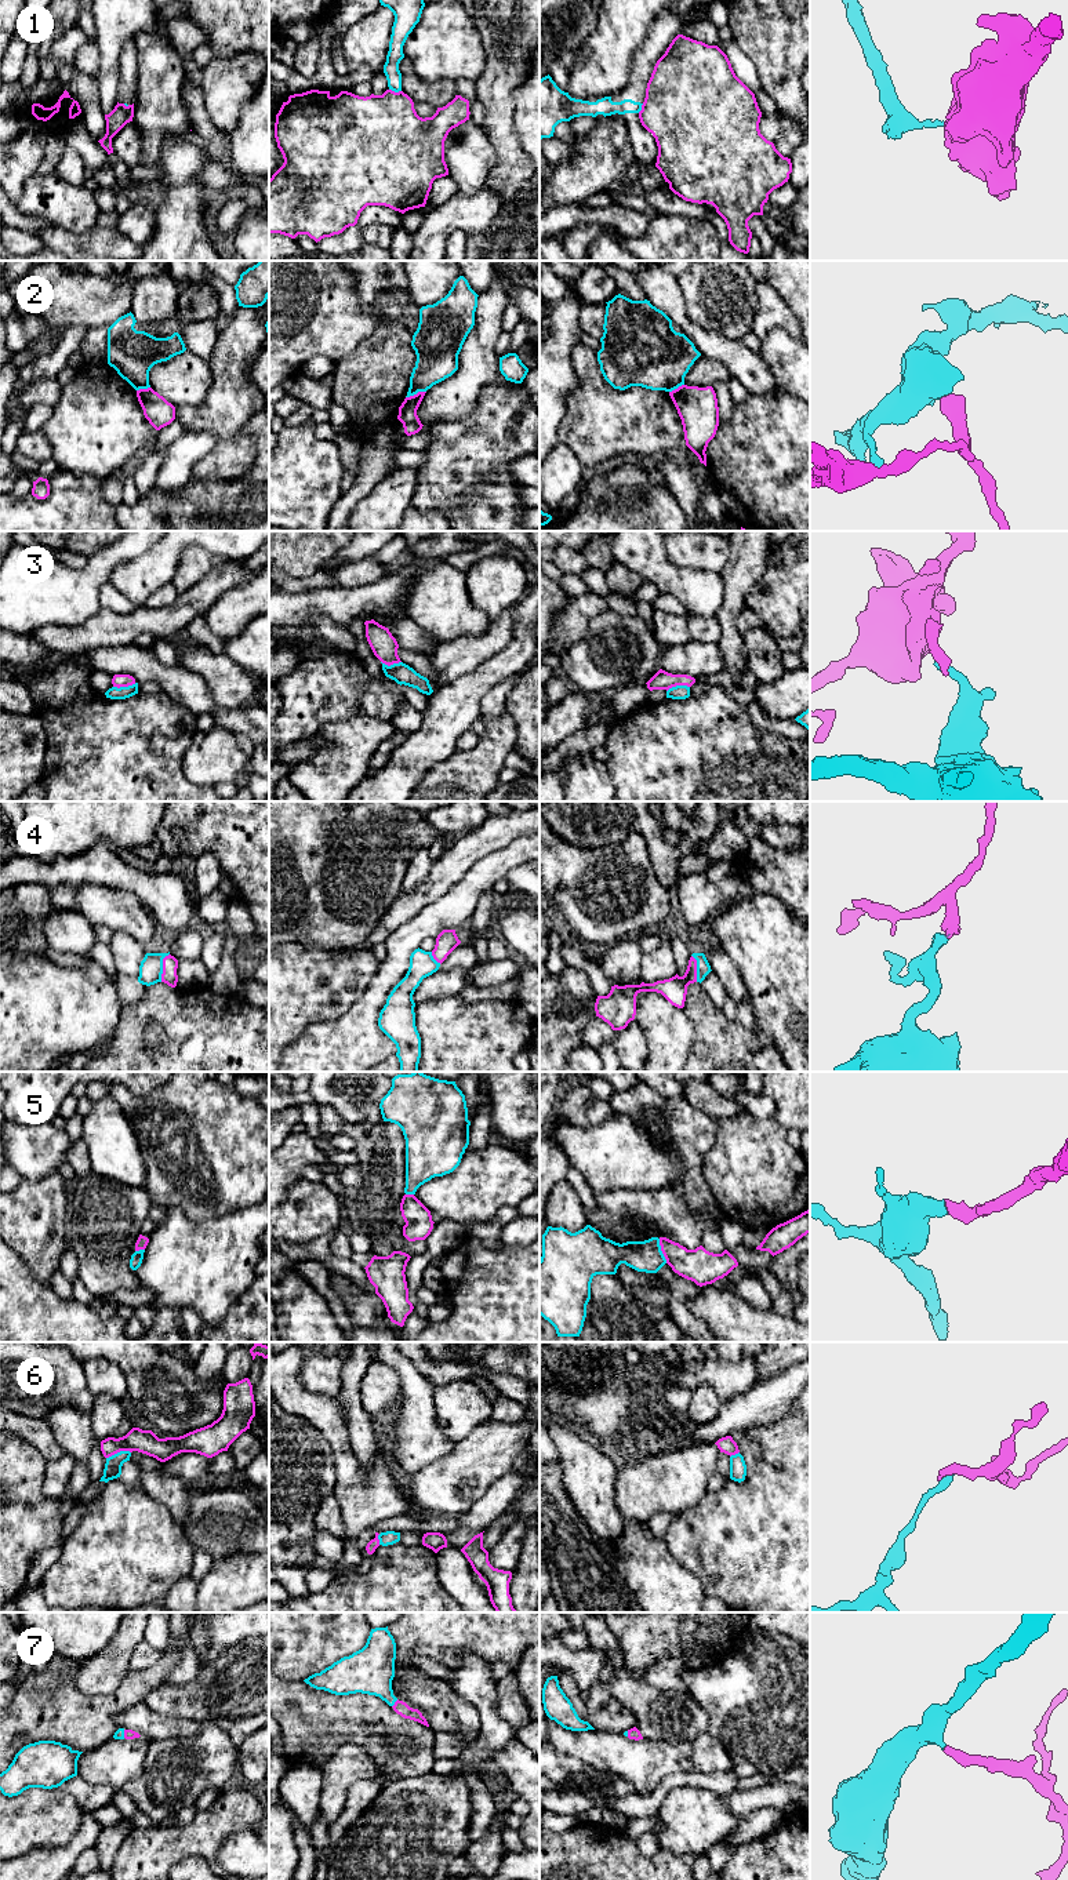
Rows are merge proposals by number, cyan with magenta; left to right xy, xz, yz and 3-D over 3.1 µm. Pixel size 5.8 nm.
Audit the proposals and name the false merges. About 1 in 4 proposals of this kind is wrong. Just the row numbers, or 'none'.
1, 2, 3, 6

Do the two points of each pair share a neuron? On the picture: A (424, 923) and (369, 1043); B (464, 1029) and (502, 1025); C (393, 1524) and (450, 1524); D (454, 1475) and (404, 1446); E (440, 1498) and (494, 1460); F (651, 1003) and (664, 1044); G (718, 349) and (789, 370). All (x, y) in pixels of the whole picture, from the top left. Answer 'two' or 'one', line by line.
A: one
B: one
C: one
D: two
E: one
F: one
G: two

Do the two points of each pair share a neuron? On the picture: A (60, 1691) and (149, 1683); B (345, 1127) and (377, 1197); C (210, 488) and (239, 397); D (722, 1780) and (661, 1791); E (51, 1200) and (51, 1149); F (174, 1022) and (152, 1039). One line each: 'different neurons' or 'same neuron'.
A: same neuron
B: same neuron
C: different neurons
D: same neuron
E: different neurons
F: different neurons

